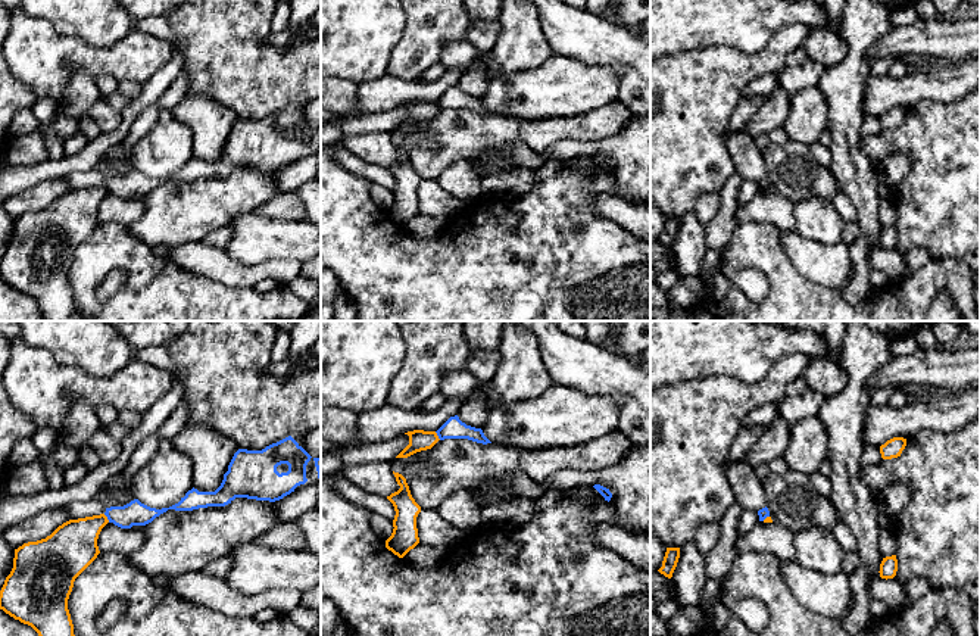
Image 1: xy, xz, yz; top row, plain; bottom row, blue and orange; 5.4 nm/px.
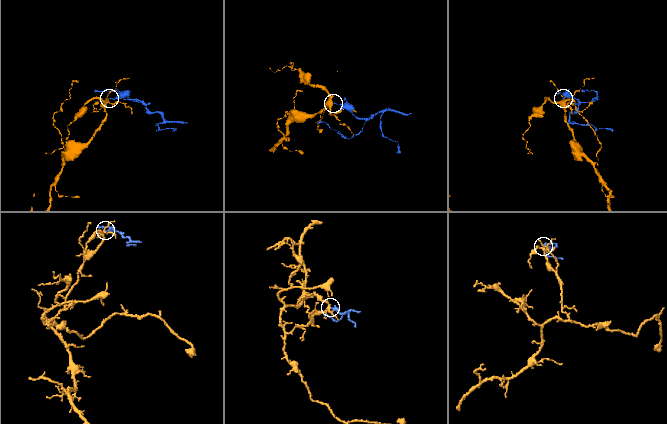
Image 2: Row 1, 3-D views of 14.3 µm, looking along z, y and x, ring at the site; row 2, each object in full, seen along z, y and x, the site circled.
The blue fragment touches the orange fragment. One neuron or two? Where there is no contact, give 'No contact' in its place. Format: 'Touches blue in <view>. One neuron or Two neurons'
Touches blue in xy. Two neurons

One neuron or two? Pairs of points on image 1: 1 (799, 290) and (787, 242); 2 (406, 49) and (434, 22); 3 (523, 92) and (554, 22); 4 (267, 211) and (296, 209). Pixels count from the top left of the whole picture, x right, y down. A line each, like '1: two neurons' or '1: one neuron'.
1: two neurons
2: one neuron
3: two neurons
4: one neuron

